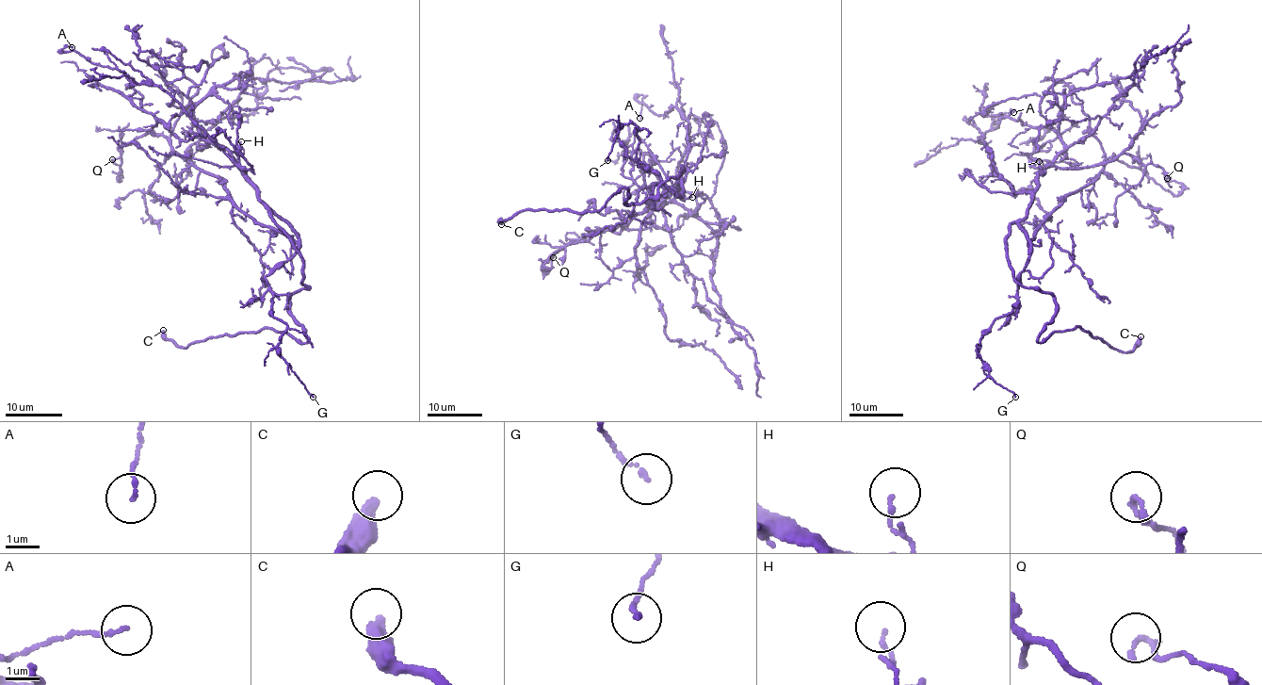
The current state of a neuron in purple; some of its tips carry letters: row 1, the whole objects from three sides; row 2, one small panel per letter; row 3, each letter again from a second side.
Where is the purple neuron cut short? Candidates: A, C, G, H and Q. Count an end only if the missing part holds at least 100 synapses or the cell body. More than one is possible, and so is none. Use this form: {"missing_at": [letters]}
{"missing_at": ["C"]}

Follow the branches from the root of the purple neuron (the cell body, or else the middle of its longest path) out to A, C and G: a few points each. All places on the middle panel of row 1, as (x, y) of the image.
A: (678, 179), (680, 187), (690, 147), (687, 120), (674, 106), (653, 113), (638, 99), (641, 95), (639, 118)
C: (678, 179), (681, 166), (657, 194), (634, 204), (619, 188), (597, 210), (532, 209), (501, 224)
G: (678, 179), (679, 195), (637, 162), (635, 134), (641, 129), (630, 122), (618, 129), (607, 160)

